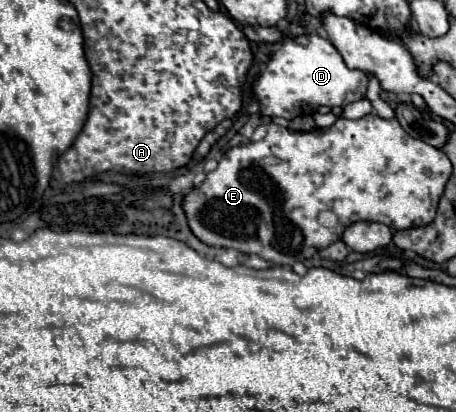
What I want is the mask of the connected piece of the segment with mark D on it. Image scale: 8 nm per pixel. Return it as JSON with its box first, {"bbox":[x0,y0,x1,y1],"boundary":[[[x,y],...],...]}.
{"bbox":[253,33,367,119],"boundary":[[[319,33],[299,35],[285,41],[267,63],[265,71],[253,83],[261,101],[261,115],[295,119],[299,115],[313,115],[321,105],[345,107],[365,97],[367,75],[359,69],[349,69],[331,41]]]}

